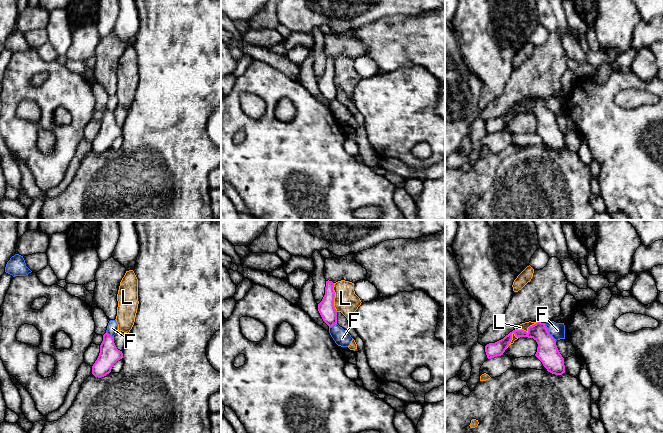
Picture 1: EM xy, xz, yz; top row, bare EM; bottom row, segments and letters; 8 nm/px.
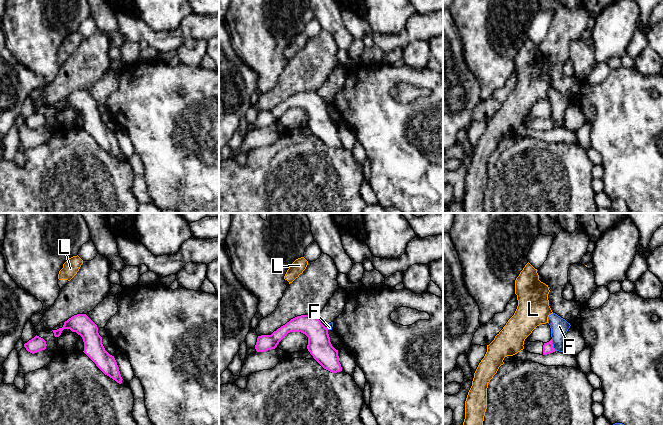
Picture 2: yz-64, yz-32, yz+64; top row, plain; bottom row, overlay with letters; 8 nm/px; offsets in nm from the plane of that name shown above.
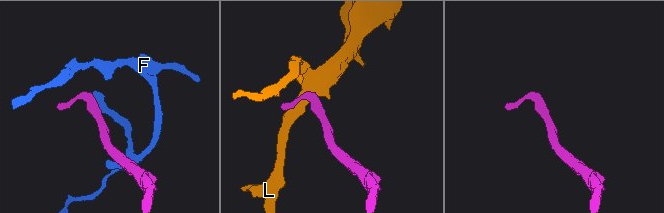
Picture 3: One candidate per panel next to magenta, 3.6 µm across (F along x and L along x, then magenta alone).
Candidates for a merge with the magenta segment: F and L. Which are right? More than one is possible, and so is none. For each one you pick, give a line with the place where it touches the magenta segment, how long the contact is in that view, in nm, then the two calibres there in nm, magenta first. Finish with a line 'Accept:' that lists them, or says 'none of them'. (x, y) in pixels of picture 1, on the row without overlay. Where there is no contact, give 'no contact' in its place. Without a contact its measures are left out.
Accept: none of them

